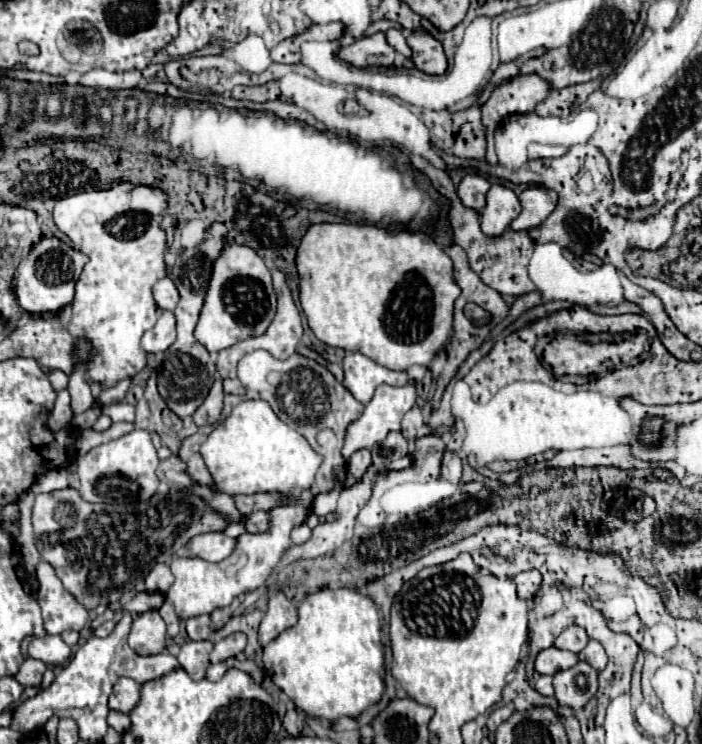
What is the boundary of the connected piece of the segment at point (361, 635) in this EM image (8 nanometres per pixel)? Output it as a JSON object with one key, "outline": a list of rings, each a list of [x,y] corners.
{"outline":[[[323,588],[315,594],[309,594],[299,604],[299,622],[263,648],[265,672],[275,682],[275,686],[279,686],[295,702],[295,706],[309,716],[327,720],[331,724],[343,716],[357,718],[365,708],[379,702],[385,690],[379,620],[381,616],[375,602],[357,590]]]}

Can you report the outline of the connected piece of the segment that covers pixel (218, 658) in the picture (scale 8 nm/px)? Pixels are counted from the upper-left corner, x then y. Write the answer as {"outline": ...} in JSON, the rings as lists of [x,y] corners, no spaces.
{"outline":[[[241,632],[231,634],[231,636],[223,638],[223,640],[219,640],[215,644],[213,652],[211,652],[211,662],[217,664],[217,662],[223,662],[223,660],[227,660],[227,658],[243,652],[245,650],[245,644],[247,644],[247,636],[241,634]]]}

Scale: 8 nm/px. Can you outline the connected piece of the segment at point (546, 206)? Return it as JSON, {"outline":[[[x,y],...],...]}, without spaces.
{"outline":[[[529,186],[525,188],[521,194],[519,194],[519,200],[521,200],[521,214],[511,222],[511,228],[513,230],[531,230],[531,228],[537,228],[557,206],[557,194],[555,190],[549,190],[545,186]]]}

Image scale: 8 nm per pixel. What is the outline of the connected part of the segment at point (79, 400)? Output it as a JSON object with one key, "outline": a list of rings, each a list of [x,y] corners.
{"outline":[[[79,364],[75,368],[75,372],[71,374],[69,378],[69,394],[71,394],[71,410],[73,414],[81,414],[85,410],[89,410],[95,402],[93,394],[91,394],[91,386],[87,384],[87,378],[85,378],[85,370],[87,366],[85,364]]]}

